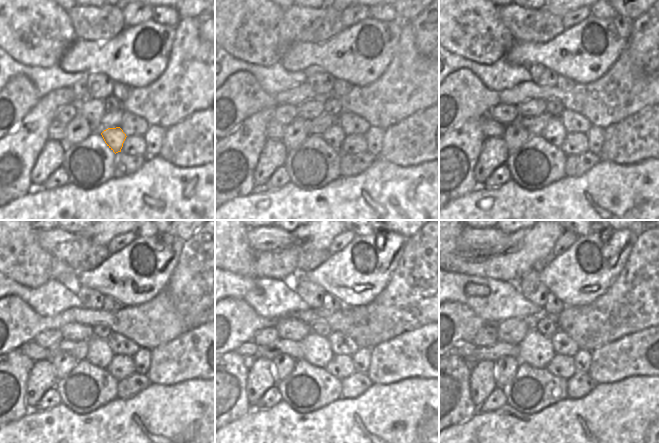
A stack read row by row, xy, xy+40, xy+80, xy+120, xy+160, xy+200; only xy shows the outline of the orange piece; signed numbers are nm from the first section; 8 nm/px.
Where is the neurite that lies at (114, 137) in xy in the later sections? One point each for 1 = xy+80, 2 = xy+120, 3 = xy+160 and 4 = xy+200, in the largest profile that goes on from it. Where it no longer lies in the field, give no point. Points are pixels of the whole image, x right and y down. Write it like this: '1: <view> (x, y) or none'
1: xy+80 (554, 132)
2: xy+120 (99, 353)
3: xy+160 (317, 350)
4: xy+200 (536, 349)

